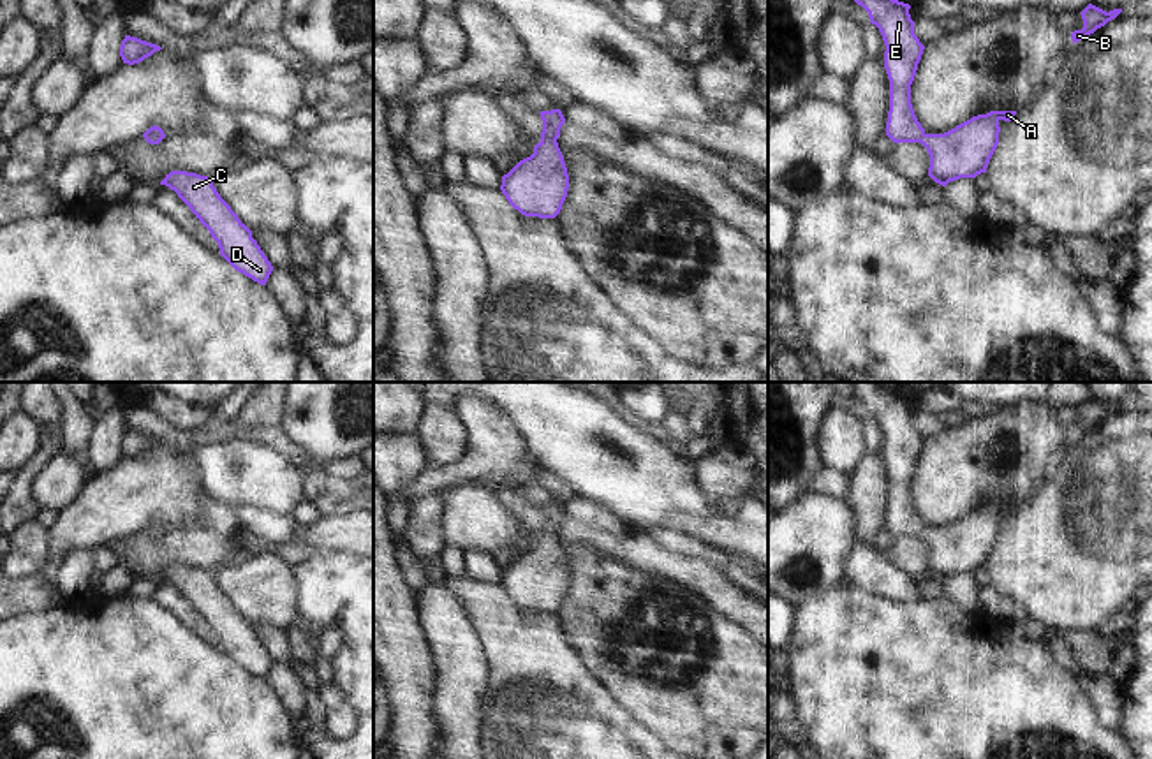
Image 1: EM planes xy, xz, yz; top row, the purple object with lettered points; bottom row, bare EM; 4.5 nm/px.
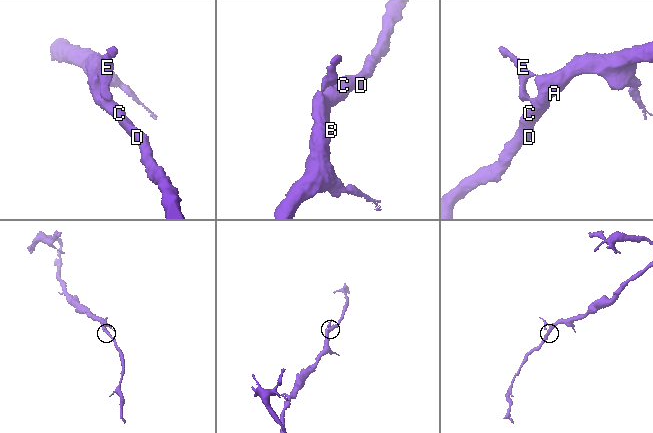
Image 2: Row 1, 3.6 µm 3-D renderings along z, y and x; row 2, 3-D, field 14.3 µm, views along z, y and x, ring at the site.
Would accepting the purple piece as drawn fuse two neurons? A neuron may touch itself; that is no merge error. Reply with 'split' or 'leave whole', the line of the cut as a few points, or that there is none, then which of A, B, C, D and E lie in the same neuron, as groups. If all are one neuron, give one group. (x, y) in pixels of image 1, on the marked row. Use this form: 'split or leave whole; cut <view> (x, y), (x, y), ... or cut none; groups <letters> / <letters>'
leave whole; cut none; groups A B C D E

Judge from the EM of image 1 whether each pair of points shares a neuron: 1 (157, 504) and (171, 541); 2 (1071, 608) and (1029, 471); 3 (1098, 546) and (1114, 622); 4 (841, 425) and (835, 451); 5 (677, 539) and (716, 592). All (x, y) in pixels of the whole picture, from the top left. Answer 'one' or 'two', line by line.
1: two
2: two
3: two
4: one
5: two

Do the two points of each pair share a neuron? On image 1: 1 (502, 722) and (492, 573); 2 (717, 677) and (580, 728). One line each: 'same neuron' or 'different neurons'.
1: different neurons
2: different neurons

